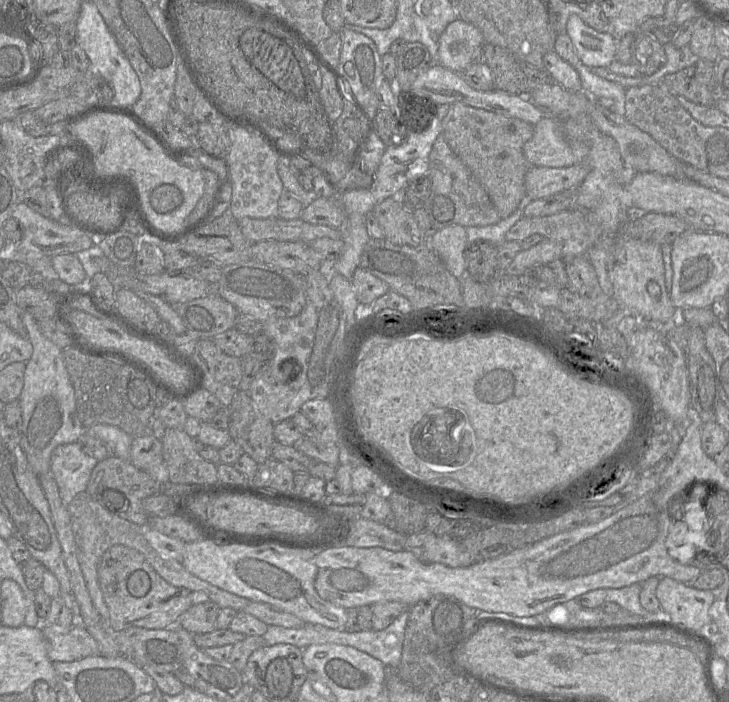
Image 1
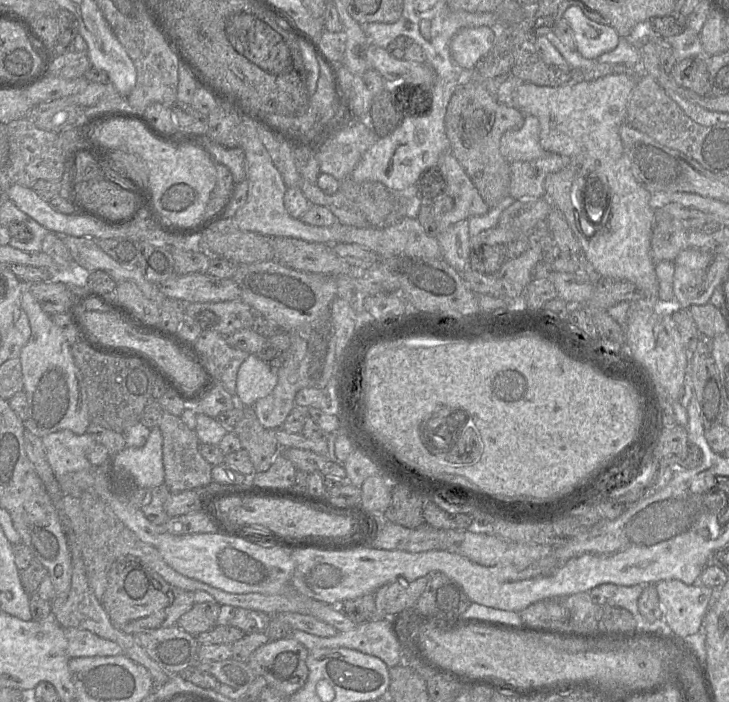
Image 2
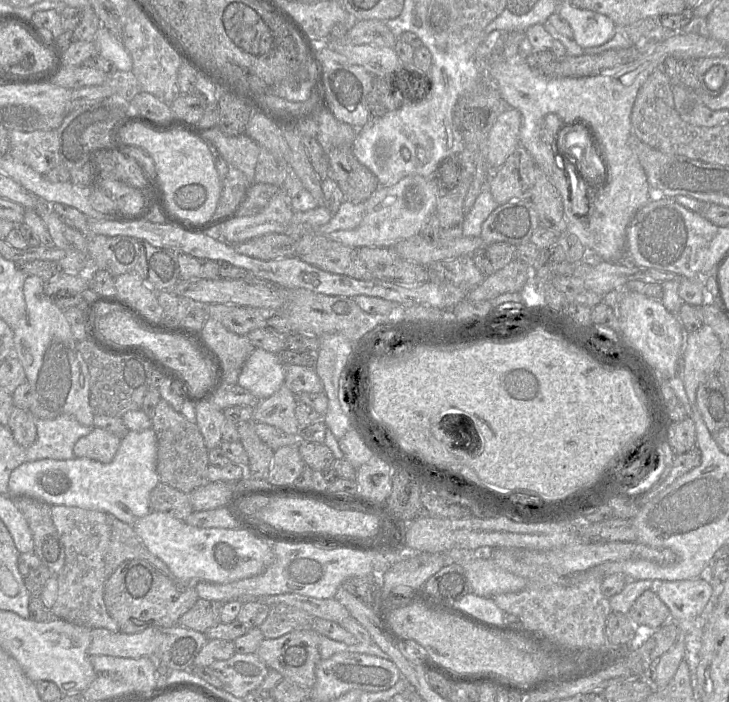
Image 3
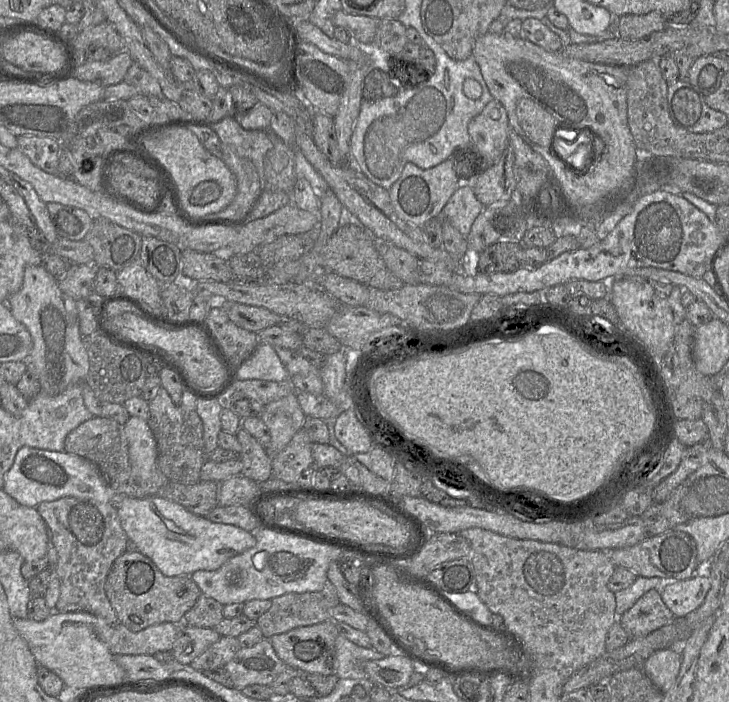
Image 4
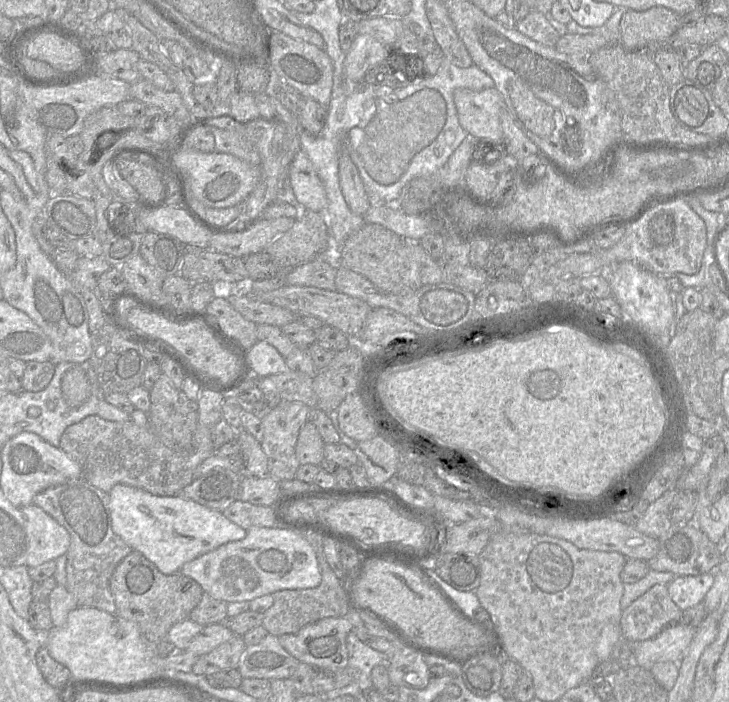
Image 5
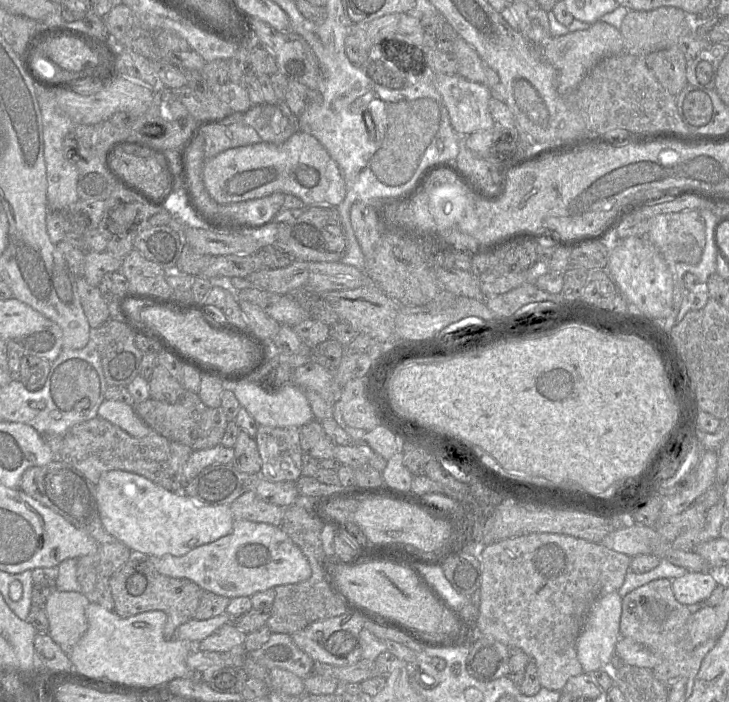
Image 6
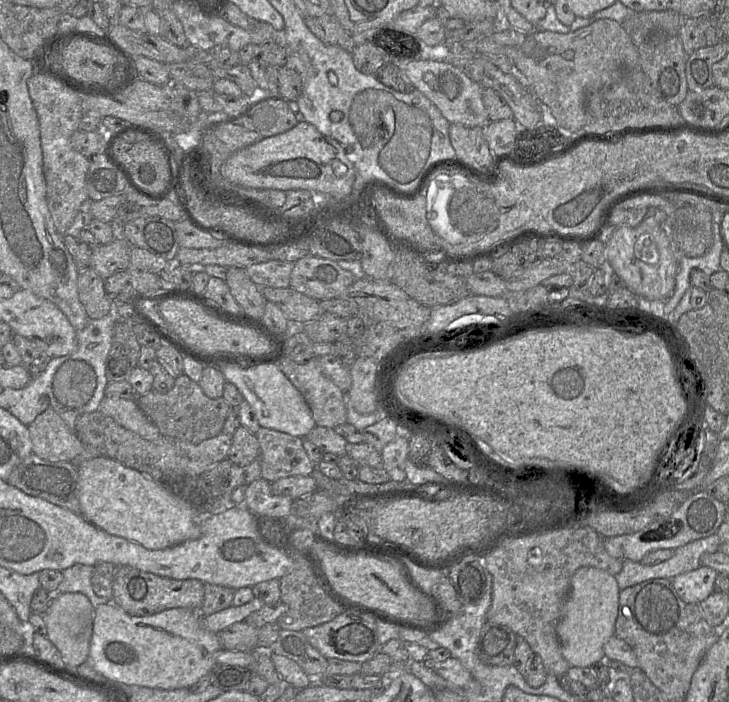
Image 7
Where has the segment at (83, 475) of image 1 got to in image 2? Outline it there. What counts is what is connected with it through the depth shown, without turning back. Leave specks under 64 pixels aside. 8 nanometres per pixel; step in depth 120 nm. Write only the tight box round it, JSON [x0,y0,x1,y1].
[41,429,97,481]

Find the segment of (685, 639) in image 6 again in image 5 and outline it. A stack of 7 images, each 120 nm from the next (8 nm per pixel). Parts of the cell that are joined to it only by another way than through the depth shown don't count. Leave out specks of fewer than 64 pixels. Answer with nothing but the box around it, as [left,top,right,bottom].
[621,584,682,643]

